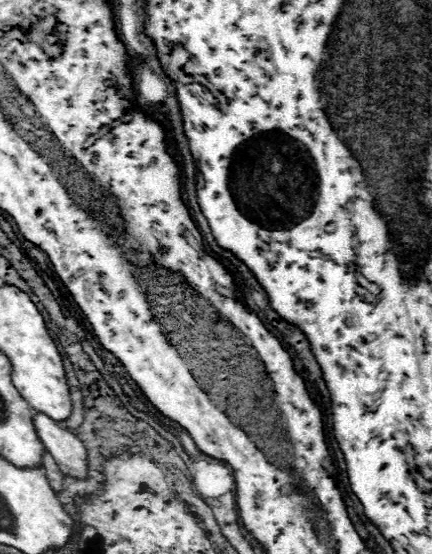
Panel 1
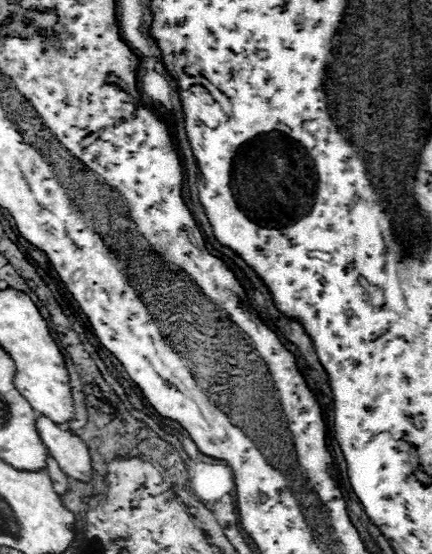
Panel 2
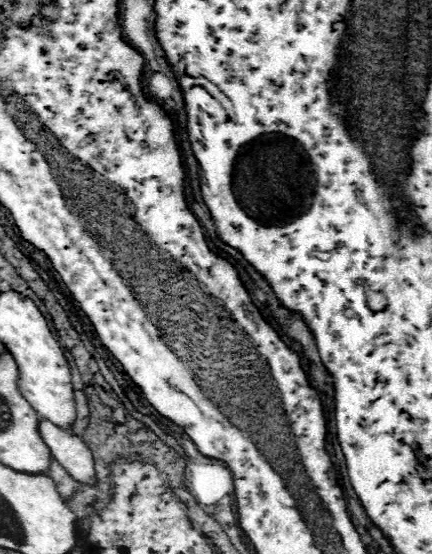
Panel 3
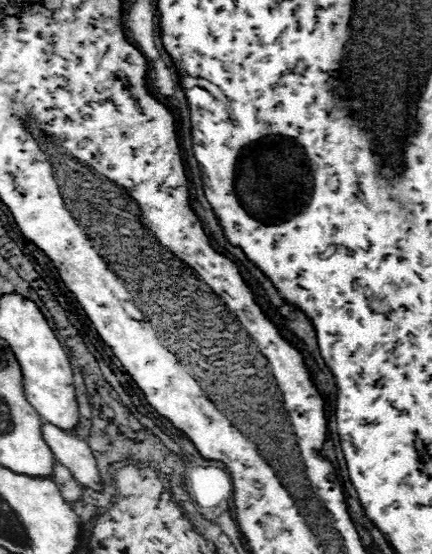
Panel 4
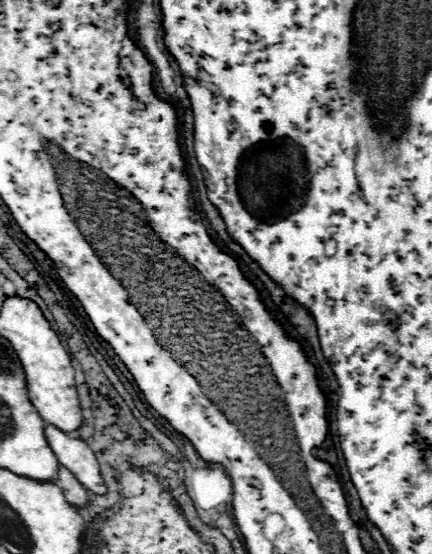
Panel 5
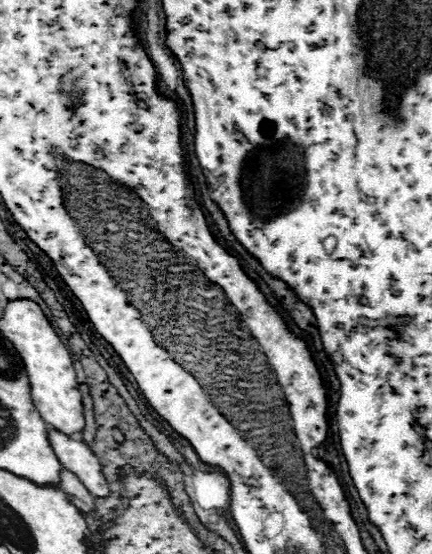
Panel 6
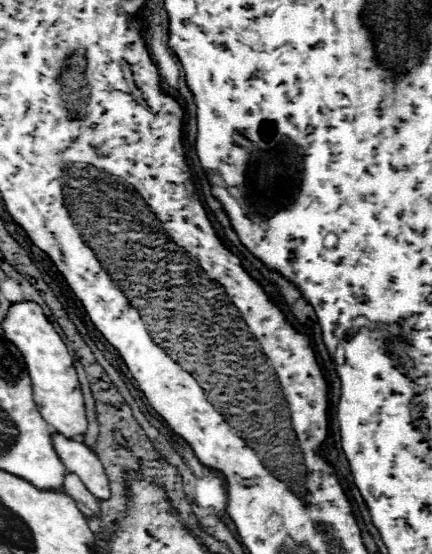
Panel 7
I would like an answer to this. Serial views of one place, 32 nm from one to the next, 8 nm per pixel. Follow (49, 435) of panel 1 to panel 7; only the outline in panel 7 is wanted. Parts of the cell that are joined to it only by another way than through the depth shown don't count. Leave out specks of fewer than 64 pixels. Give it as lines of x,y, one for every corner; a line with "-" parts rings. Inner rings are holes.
52,434
52,444
66,470
80,476
80,480
84,480
84,486
96,498
108,500
112,496
110,482
100,458
84,442
76,442
66,436

